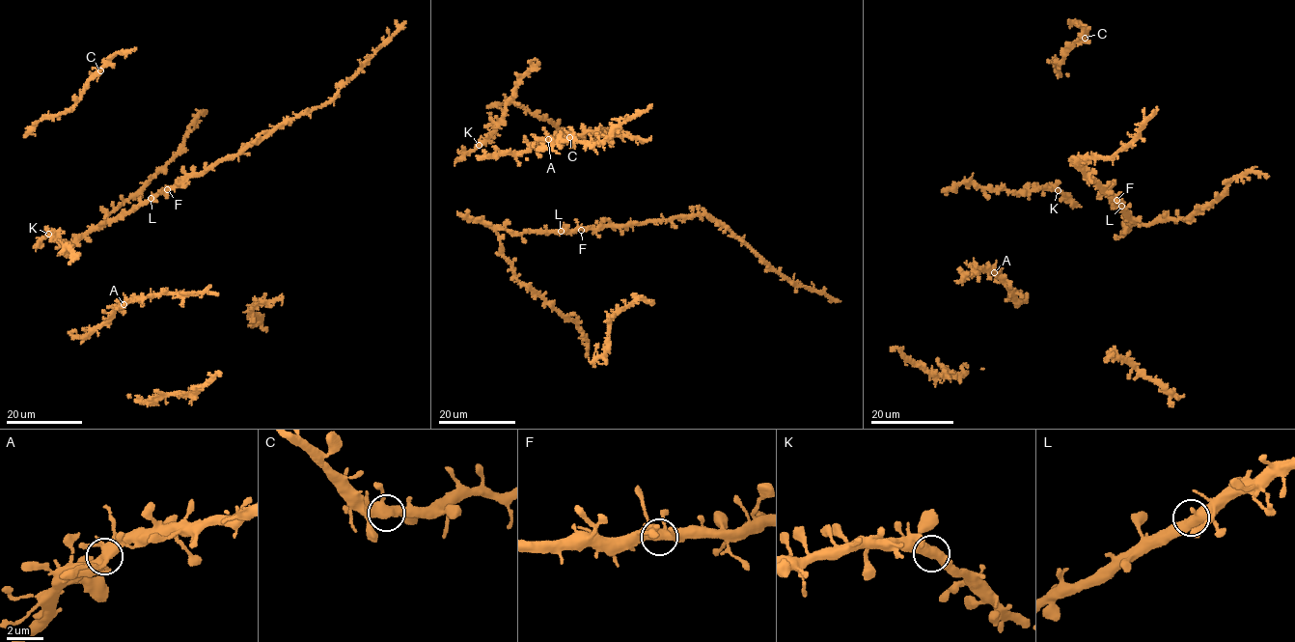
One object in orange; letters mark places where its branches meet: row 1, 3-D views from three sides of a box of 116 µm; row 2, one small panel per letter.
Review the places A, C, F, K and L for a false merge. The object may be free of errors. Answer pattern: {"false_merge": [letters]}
{"false_merge": []}

